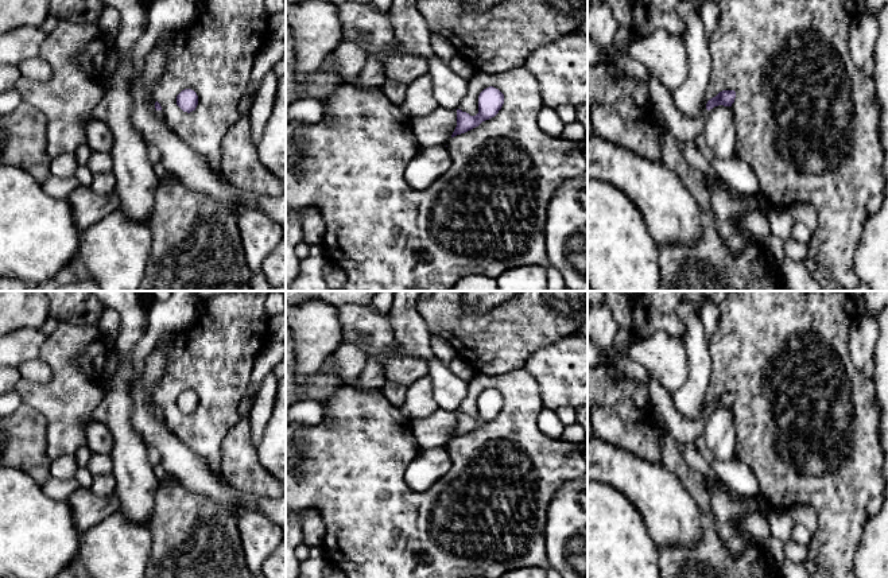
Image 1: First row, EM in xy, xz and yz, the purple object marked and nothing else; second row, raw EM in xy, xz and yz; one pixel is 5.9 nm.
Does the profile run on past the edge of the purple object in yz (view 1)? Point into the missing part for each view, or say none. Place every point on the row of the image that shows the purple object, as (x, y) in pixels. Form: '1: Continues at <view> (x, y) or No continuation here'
1: No continuation here

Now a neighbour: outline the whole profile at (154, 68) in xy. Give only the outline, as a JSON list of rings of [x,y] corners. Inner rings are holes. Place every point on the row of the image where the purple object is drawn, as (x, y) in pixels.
[[[156,50],[147,54],[143,66],[143,85],[146,88],[146,97],[150,104],[155,106],[156,97],[154,94],[155,86],[160,82],[166,71],[166,57]]]

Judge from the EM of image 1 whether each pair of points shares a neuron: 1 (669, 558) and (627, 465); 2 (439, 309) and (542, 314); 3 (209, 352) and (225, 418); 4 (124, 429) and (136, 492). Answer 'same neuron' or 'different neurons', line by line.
1: different neurons
2: same neuron
3: same neuron
4: same neuron

